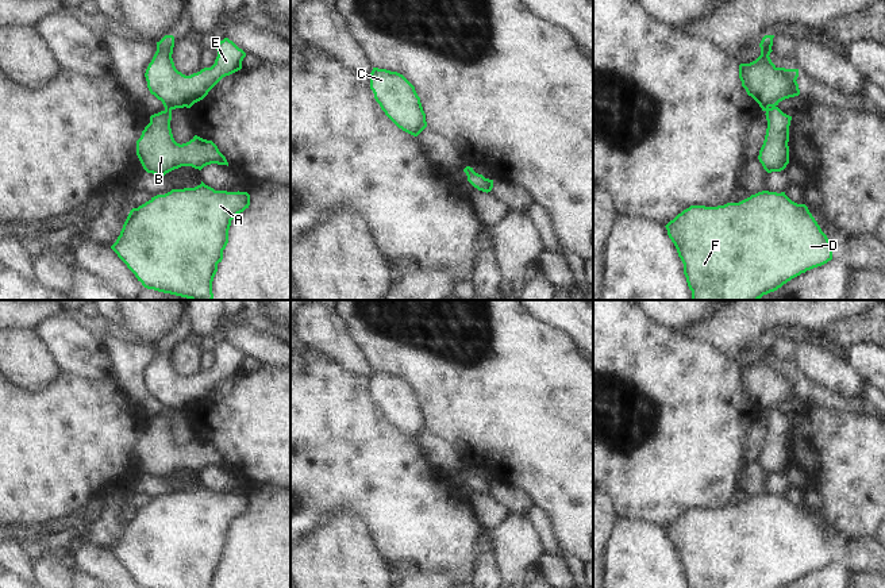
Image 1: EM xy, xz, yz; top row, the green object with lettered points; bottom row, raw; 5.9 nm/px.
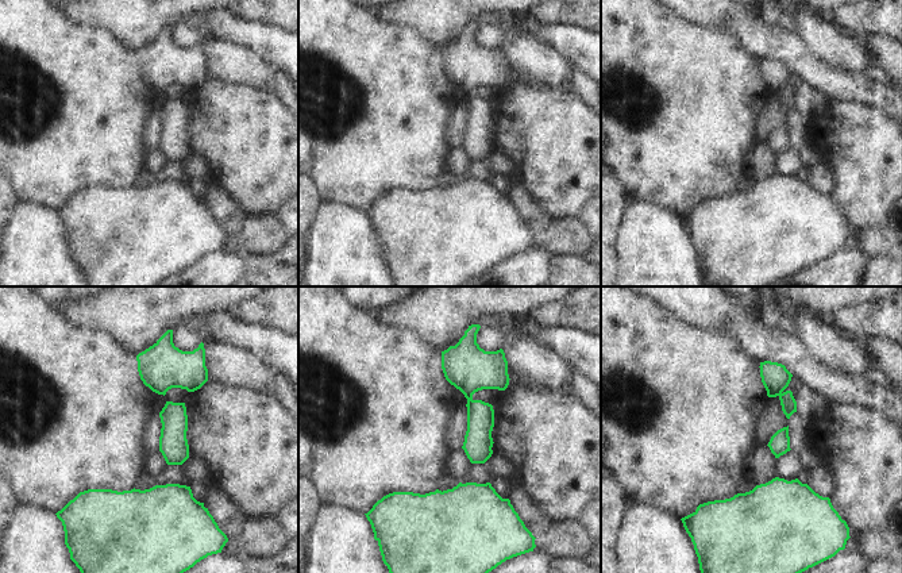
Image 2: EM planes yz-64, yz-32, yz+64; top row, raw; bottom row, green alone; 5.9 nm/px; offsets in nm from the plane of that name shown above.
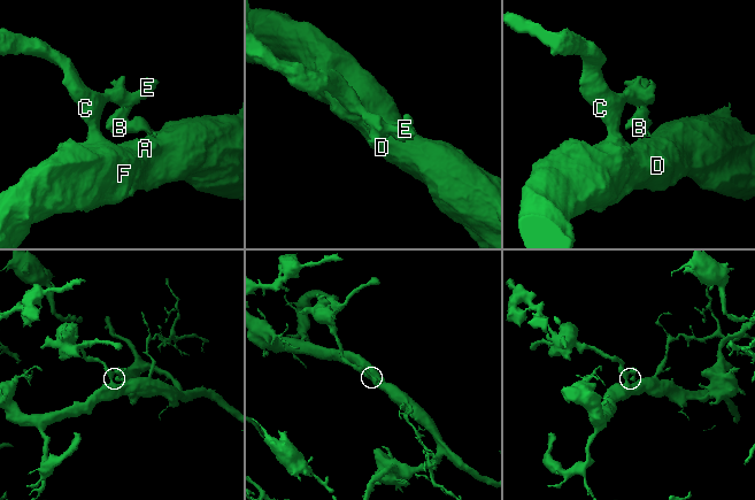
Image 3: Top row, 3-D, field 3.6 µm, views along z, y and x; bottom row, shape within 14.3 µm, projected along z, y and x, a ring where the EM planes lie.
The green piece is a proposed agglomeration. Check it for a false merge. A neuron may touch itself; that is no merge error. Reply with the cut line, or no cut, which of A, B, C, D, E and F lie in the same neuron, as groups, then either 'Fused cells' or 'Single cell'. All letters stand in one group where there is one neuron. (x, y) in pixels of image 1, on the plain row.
Split along xy (165, 411), (170, 414). Groups: A C D E F / B. Fused cells.

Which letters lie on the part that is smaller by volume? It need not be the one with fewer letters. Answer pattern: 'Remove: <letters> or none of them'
Remove: B

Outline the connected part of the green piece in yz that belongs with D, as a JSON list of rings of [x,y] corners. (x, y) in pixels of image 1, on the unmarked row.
[[[762,493],[739,506],[727,506],[717,510],[690,508],[670,523],[665,530],[669,541],[677,552],[678,560],[684,566],[684,577],[688,588],[784,588],[801,576],[821,569],[832,562],[832,547],[809,515],[808,510],[805,507],[792,504],[785,495],[777,496]]]

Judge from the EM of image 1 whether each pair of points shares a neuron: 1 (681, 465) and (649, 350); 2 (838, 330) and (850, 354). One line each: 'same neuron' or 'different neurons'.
1: same neuron
2: different neurons

